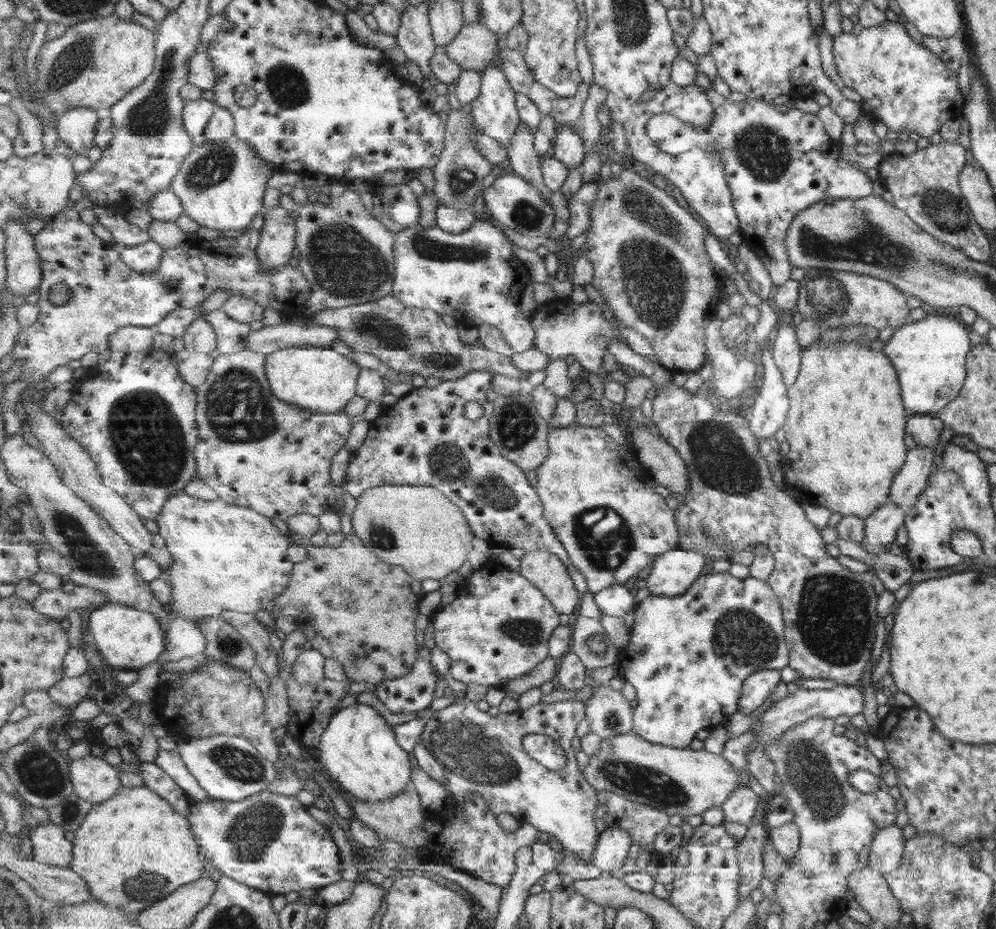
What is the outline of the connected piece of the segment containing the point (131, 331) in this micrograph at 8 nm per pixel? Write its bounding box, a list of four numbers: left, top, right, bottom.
[108,326,155,352]

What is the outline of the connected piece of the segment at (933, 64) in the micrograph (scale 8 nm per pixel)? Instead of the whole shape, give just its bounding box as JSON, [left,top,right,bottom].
[831,20,965,139]

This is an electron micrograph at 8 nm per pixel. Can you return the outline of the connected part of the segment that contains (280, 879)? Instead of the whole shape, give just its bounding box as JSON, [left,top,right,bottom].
[189,790,344,895]

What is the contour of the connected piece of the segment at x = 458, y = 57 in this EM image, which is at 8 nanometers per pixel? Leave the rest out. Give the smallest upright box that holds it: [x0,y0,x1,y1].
[444,21,499,74]

